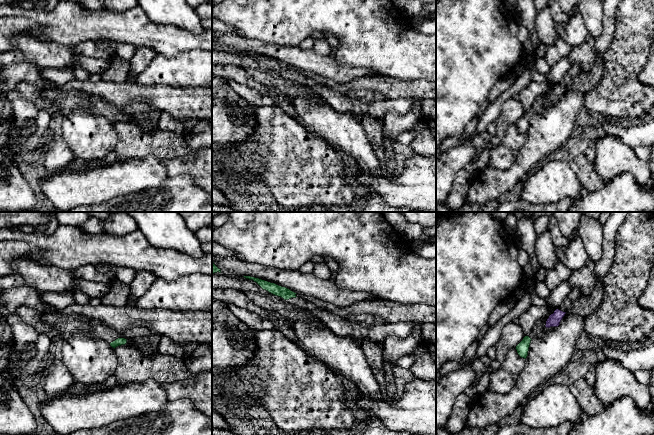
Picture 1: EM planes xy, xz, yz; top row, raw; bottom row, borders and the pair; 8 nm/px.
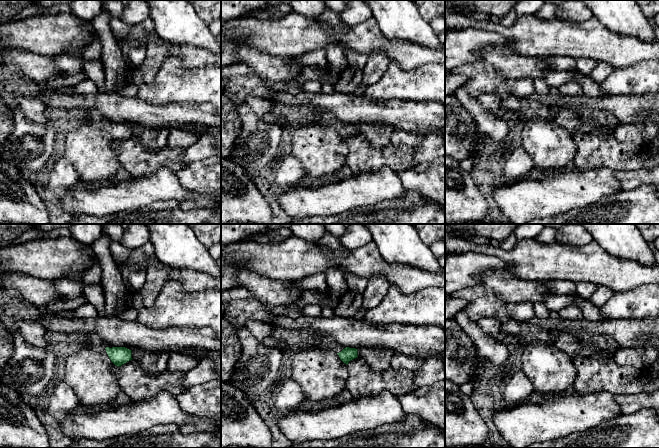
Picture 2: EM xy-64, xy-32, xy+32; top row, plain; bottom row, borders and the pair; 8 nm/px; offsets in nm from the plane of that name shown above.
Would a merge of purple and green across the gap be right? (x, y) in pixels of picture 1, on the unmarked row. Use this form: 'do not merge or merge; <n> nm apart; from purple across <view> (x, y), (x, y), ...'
do not merge; 150 nm apart; from purple across yz (545, 102), (531, 115)

